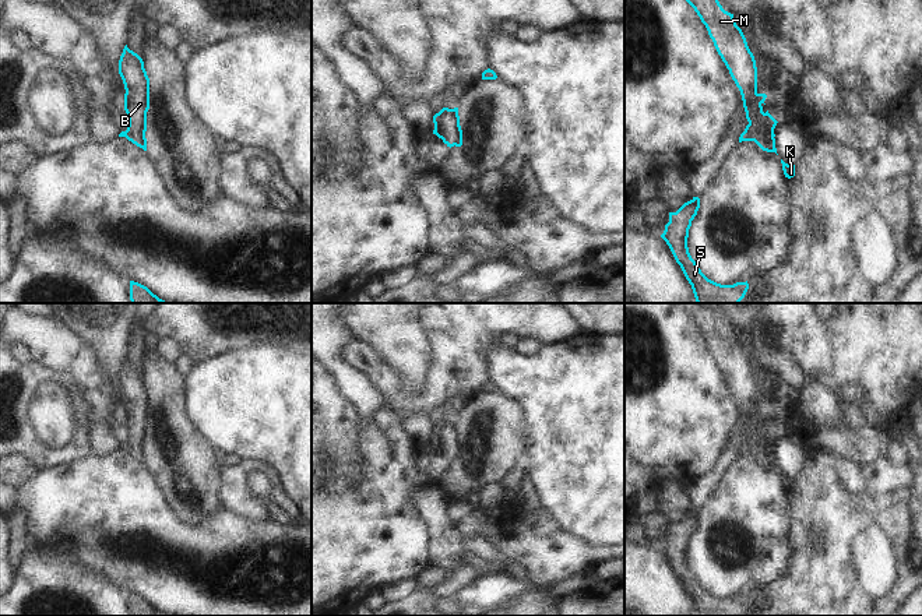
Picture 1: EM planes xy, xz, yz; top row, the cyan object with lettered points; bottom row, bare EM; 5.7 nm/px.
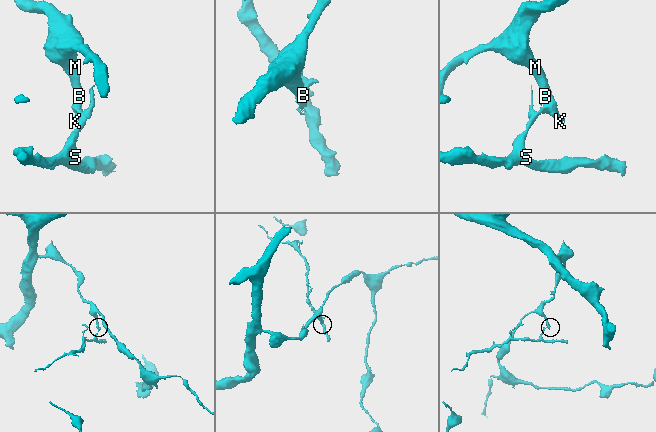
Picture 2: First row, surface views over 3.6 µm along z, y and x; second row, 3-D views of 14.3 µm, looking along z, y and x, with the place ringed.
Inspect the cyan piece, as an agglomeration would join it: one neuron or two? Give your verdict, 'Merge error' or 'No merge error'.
Merge error

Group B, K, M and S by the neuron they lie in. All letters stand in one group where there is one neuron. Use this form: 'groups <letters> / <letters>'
groups B M / K S

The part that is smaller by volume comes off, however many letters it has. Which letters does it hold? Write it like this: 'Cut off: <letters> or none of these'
Cut off: K, S

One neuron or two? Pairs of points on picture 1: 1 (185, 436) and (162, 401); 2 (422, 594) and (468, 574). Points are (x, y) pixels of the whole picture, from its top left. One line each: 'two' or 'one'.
1: one
2: one

